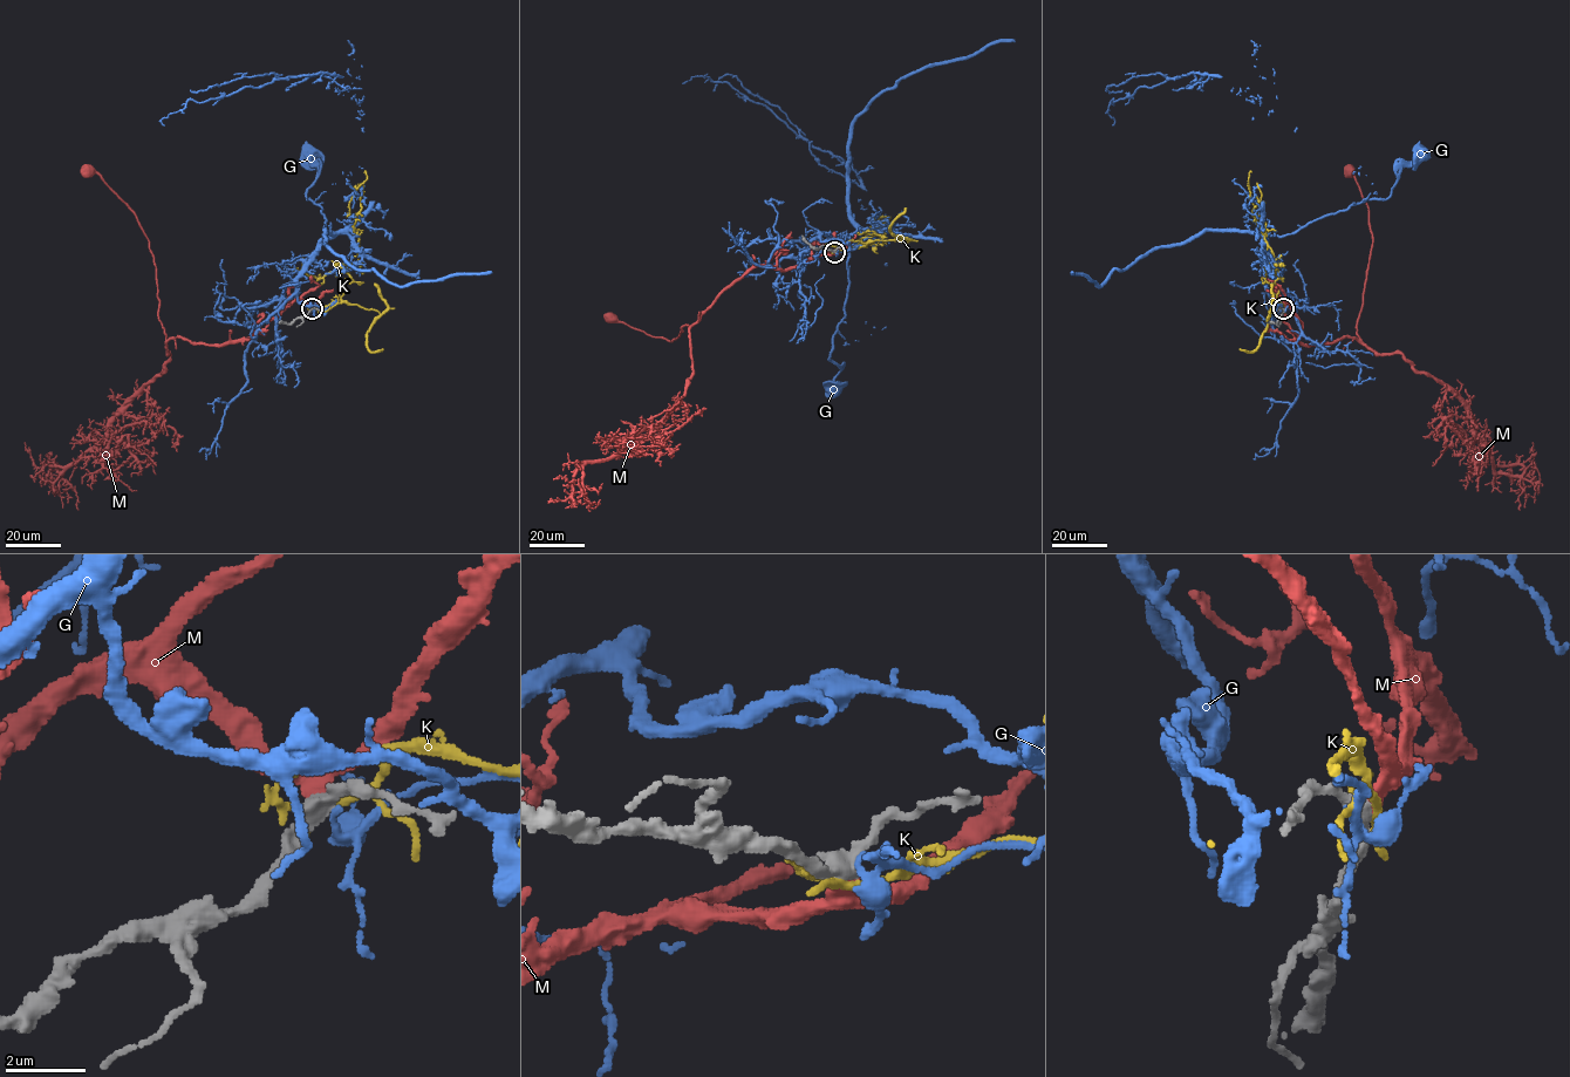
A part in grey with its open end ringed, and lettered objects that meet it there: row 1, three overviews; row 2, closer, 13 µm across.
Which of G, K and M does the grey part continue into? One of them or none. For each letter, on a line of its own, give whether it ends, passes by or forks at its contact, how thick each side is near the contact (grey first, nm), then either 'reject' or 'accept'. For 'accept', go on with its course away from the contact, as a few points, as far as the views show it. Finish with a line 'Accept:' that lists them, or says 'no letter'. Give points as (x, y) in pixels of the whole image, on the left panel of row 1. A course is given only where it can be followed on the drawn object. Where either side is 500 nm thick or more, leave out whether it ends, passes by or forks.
G: it passes by; 400 nm thick on the grey side, 110 nm on the other; reject
K: it passes by; 400 nm thick on the grey side, 220 nm on the other; reject
M: it passes by; 400 nm thick on the grey side, 360 nm on the other; accept; it runs (312, 308), (294, 300), (253, 334), (219, 345), (166, 340), (148, 239), (135, 213), (87, 170)
Accept: M

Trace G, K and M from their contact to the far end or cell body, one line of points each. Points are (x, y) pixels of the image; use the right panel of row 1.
G: (1282, 308), (1270, 305), (1267, 243), (1234, 181), (1233, 88), (1193, 73), (1139, 87), (1110, 102), (1112, 125)
K: (1284, 309), (1275, 301), (1269, 314), (1271, 284), (1264, 278), (1265, 264), (1280, 265), (1251, 199), (1251, 172)
M: (1283, 308), (1287, 300), (1303, 325), (1296, 339), (1306, 345), (1359, 340), (1372, 233), (1369, 205), (1350, 170)

